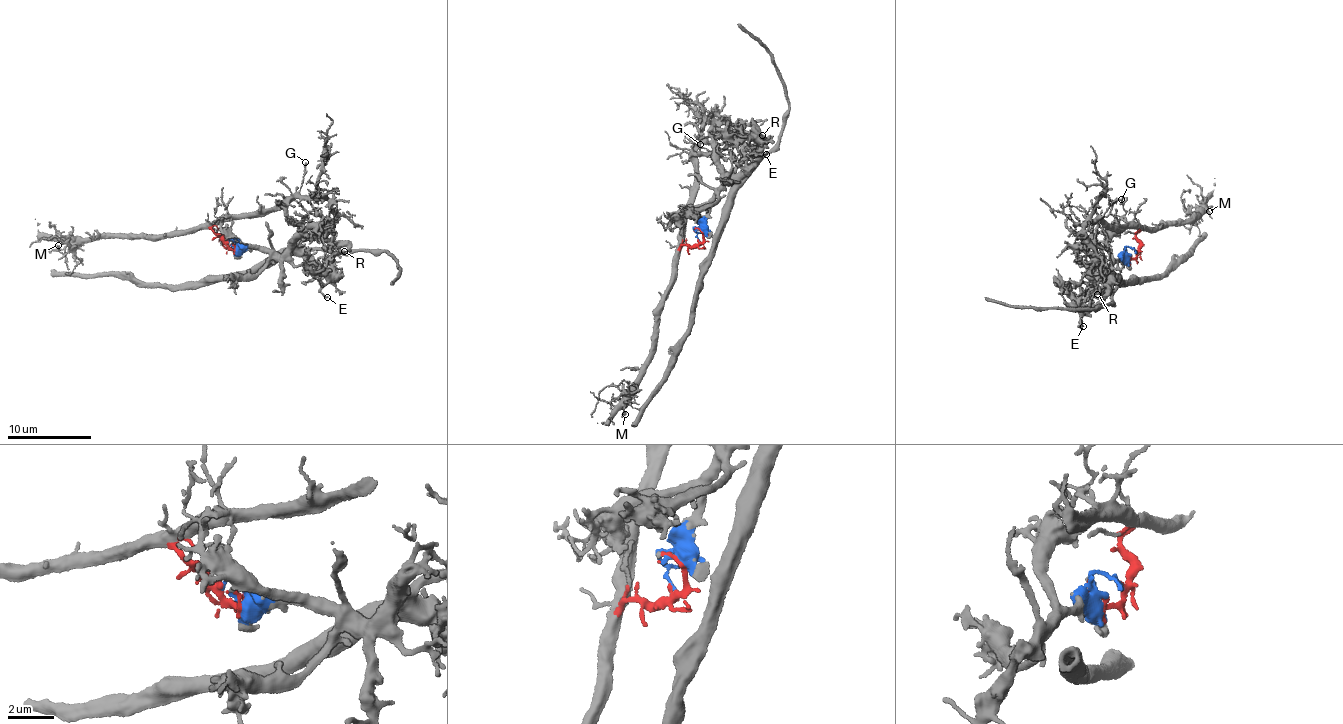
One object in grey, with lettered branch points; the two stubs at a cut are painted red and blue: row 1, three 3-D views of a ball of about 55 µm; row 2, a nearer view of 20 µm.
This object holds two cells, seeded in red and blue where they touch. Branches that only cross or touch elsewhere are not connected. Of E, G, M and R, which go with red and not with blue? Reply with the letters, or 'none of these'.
G, M

